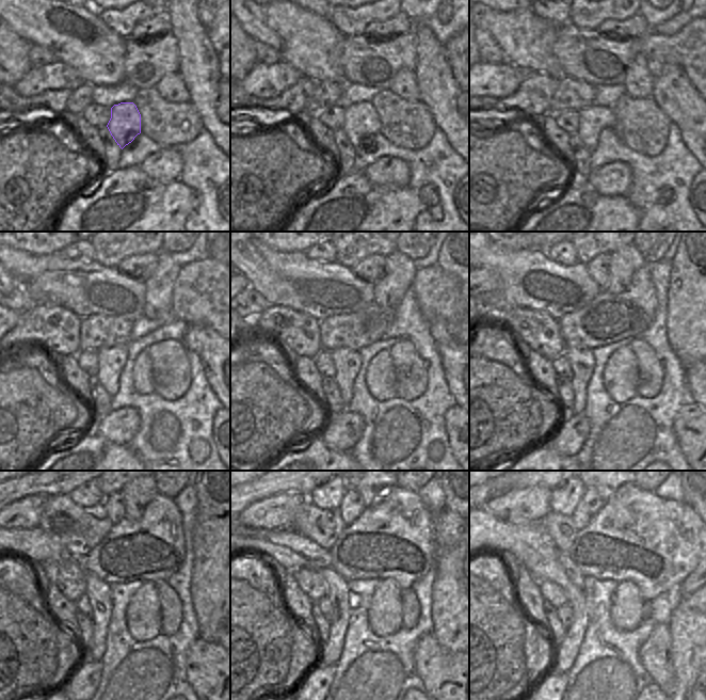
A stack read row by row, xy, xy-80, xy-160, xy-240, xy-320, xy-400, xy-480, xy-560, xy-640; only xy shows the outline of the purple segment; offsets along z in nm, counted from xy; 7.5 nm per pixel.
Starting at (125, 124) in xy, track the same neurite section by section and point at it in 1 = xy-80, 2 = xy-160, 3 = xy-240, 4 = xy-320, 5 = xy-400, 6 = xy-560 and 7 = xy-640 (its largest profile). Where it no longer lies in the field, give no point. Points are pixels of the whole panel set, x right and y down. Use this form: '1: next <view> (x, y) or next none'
1: next xy-80 (360, 123)
2: next xy-160 (593, 120)
3: next xy-240 (111, 361)
4: next xy-320 (347, 362)
5: next xy-400 (583, 365)
6: next xy-560 (331, 650)
7: next xy-640 (565, 651)

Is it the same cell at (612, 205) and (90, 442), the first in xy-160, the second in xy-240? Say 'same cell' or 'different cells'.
same cell

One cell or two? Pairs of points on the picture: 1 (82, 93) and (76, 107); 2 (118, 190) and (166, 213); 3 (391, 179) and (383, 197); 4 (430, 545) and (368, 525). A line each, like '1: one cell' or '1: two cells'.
1: one cell
2: one cell
3: two cells
4: one cell

